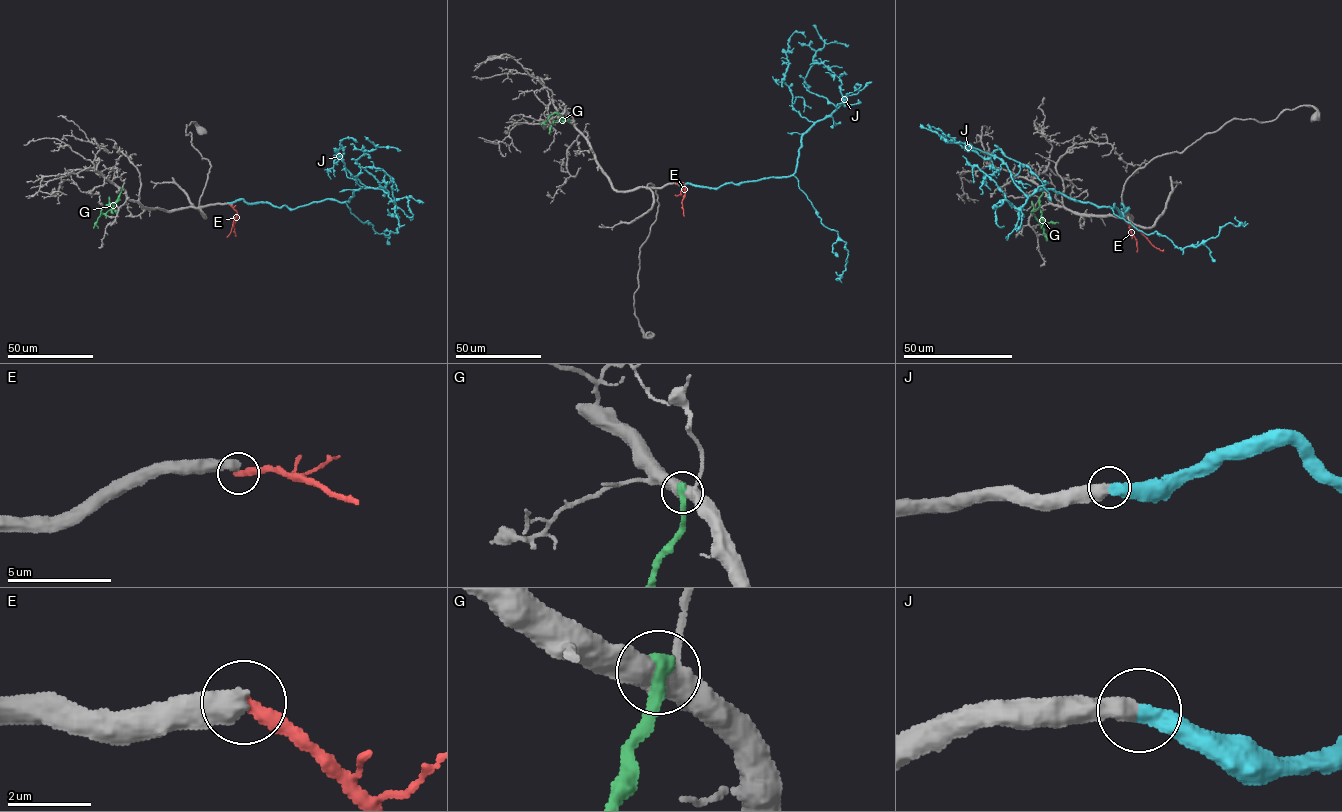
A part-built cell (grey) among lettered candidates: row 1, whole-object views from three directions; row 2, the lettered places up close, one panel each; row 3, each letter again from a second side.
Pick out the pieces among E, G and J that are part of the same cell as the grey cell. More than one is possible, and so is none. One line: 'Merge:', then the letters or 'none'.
Merge: J

